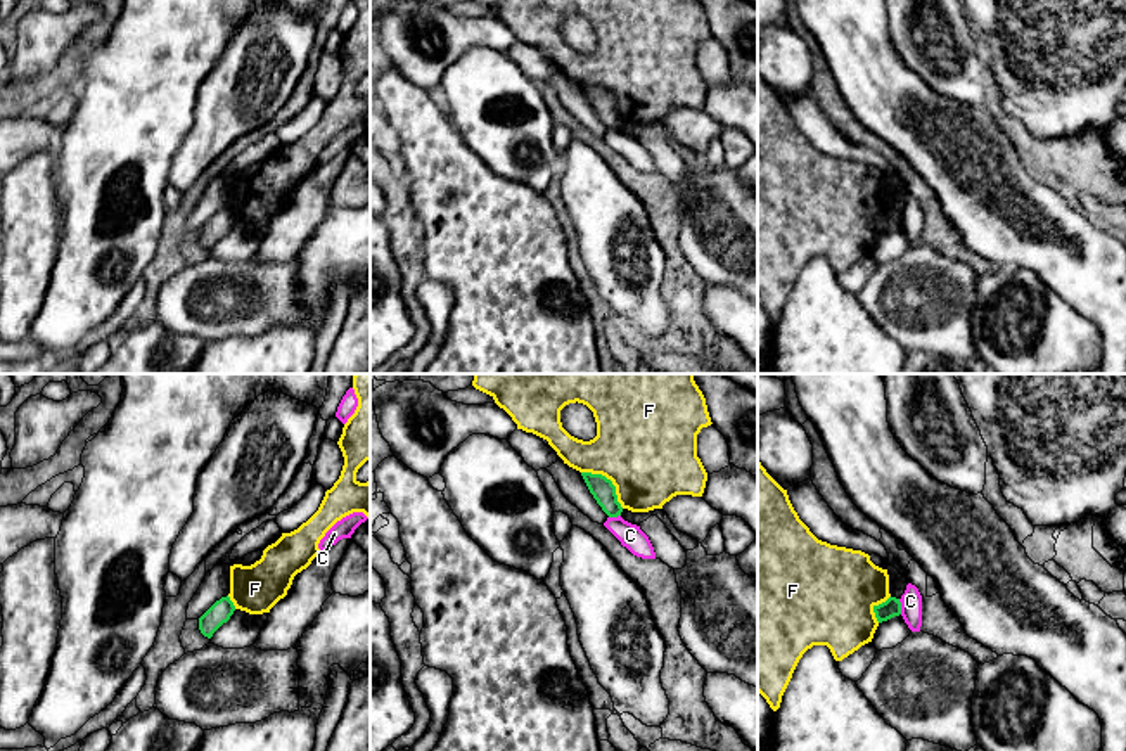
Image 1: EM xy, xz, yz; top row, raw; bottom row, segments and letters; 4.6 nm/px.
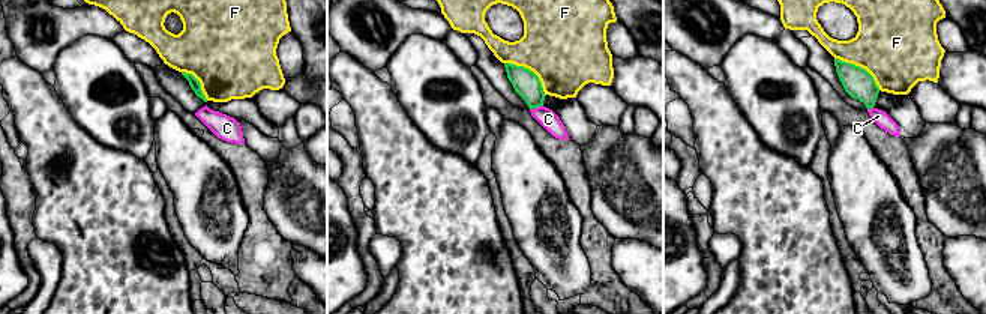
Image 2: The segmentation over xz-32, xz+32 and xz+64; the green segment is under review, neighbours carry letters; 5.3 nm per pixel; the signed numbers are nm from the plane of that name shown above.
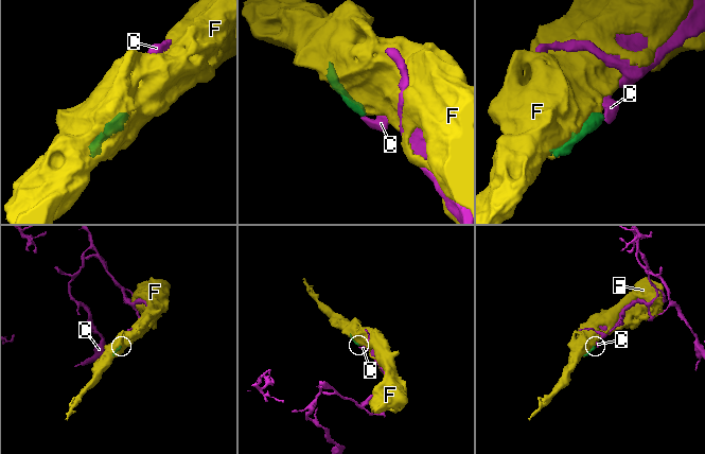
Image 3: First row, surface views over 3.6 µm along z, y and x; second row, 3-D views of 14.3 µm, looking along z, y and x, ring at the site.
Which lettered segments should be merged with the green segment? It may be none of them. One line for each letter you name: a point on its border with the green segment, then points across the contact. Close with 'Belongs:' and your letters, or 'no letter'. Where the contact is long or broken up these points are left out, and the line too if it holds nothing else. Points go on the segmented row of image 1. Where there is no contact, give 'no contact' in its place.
Belongs: no letter

